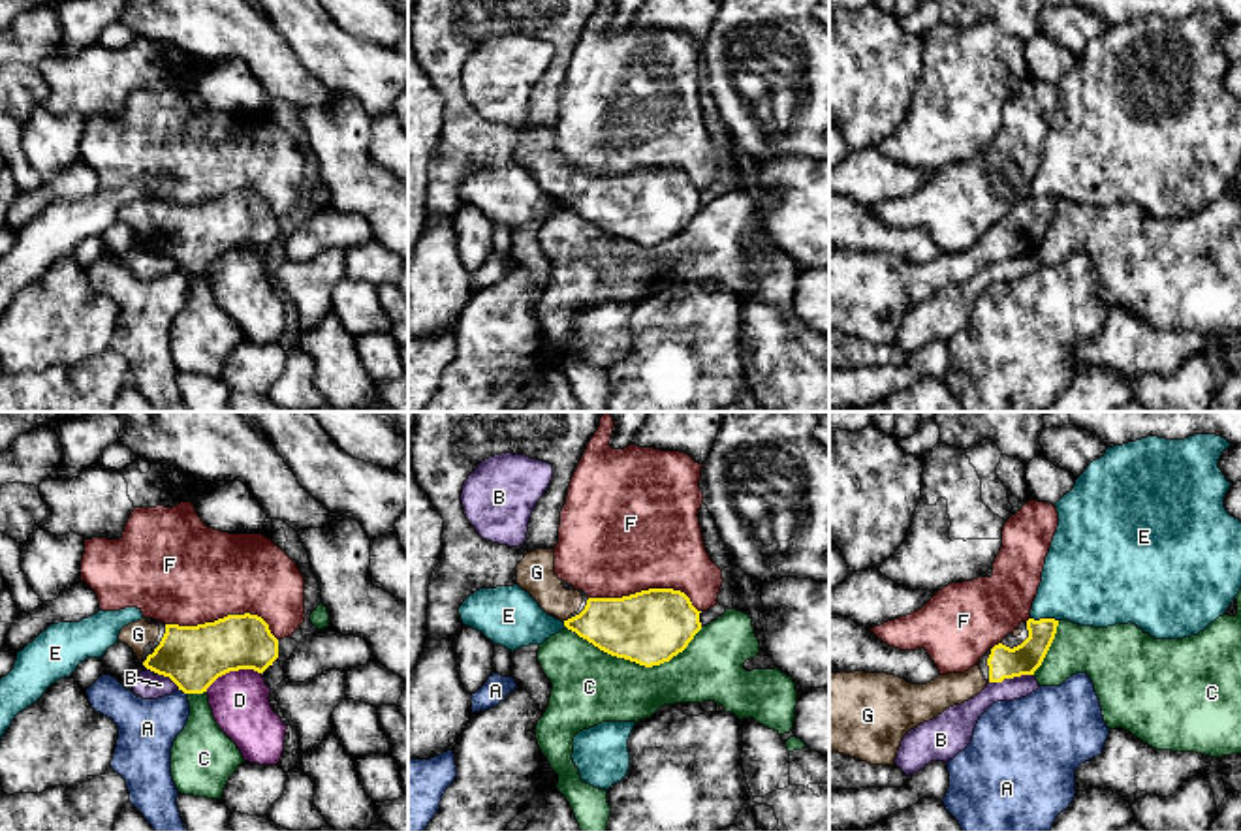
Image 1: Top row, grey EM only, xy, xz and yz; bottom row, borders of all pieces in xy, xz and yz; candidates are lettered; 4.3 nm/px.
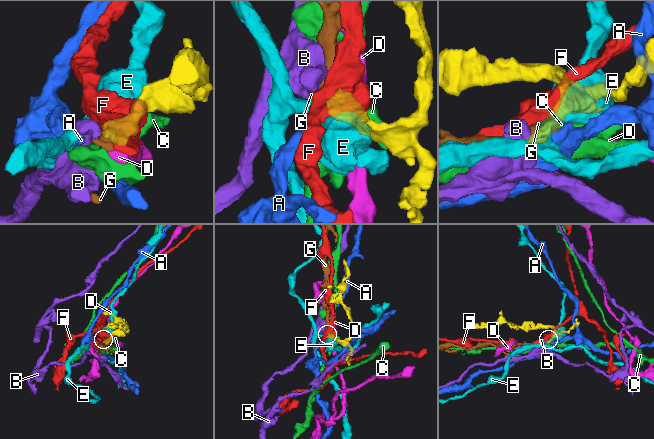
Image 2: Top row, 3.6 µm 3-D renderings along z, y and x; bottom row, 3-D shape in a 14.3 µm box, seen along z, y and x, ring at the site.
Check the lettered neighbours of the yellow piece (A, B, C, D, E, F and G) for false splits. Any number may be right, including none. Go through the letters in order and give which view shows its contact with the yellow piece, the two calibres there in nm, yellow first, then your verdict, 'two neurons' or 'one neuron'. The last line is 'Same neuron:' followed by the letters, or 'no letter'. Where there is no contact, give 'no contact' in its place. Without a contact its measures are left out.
A: contact in xy; calibres 280 and 260 nm; two neurons
B: contact in yz; calibres 140 and 100 nm; two neurons
C: contact in xz; calibres 320 and 320 nm; two neurons
D: contact in xy; calibres 280 and 260 nm; two neurons
E: contact in yz; calibres 140 and 380 nm; two neurons
F: contact in xy; calibres 280 and 440 nm; two neurons
G: contact in xz; calibres 260 and 160 nm; one neuron
Same neuron: G

